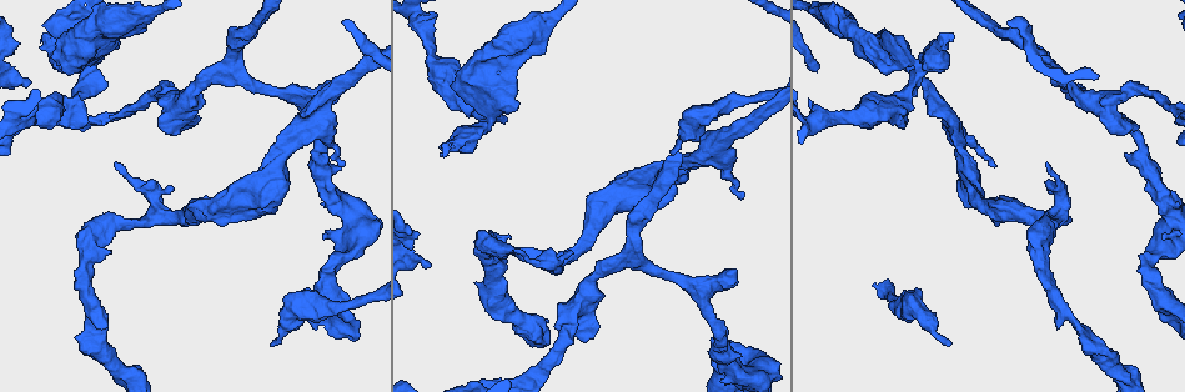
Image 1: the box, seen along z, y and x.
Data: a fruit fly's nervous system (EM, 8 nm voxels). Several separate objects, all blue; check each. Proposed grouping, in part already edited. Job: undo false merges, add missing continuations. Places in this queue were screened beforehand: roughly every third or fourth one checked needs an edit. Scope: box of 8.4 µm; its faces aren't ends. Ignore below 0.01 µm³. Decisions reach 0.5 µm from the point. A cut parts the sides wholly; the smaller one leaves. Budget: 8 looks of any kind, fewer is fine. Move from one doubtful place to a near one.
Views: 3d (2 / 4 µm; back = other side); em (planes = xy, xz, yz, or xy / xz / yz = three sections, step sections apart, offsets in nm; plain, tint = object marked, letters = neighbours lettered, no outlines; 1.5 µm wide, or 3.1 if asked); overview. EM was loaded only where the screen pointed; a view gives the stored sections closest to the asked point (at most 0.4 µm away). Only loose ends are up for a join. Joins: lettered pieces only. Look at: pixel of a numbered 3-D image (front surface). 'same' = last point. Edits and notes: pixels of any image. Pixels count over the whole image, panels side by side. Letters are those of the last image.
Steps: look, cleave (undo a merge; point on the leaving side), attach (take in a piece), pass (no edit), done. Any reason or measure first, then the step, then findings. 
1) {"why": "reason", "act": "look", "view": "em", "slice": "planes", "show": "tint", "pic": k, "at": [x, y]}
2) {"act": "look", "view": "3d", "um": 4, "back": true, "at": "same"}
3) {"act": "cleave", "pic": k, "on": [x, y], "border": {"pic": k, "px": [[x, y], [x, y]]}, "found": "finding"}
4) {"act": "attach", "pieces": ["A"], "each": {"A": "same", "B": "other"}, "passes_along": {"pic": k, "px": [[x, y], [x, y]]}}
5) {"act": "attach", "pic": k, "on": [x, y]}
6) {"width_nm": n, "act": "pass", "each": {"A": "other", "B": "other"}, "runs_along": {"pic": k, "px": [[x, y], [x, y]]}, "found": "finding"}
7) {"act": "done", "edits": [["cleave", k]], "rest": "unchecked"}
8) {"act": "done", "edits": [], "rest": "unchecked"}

{"why": "an open end", "act": "look", "view": "em", "slice": "planes", "show": "letters", "pic": 1, "at": [671, 153]}

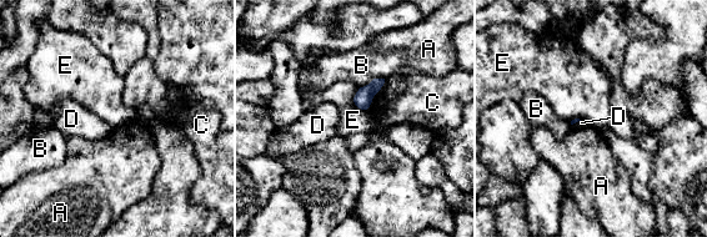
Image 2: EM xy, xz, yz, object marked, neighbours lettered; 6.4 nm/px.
{"longest_contact_nm": ["A", 240], "act": "pass", "each": {"A": "other", "B": "other", "C": "other", "D": "other", "E": "other"}, "border": {"pic": 2, "px": [[360, 87], [354, 102], [365, 110]]}, "found": "no lettered piece goes on from it"}

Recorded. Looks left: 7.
{"why": "tapers out", "act": "look", "view": "3d", "um": 4, "pic": 1, "at": [990, 165]}

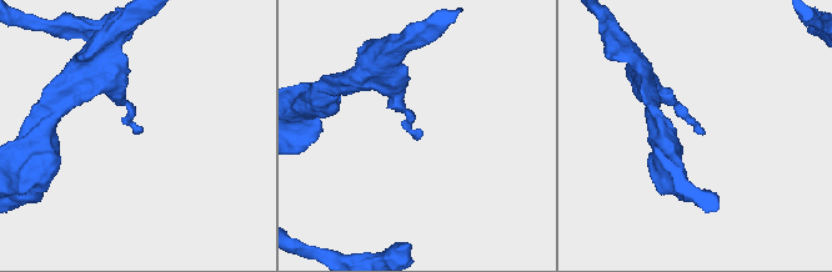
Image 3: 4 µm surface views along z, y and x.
{"why": "shape alone is not enough", "act": "look", "view": "em", "slice": "planes", "show": "plain", "pic": 3, "at": [141, 130]}

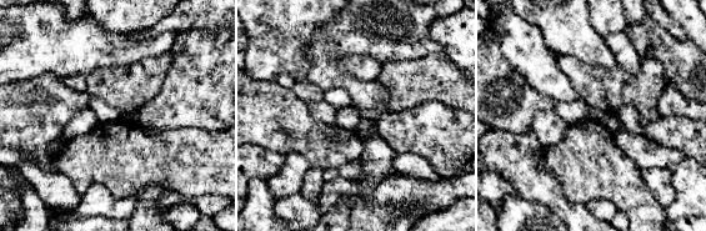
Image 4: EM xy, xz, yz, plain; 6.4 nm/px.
{"act": "look", "view": "em", "slice": "planes", "show": "letters", "at": "same"}

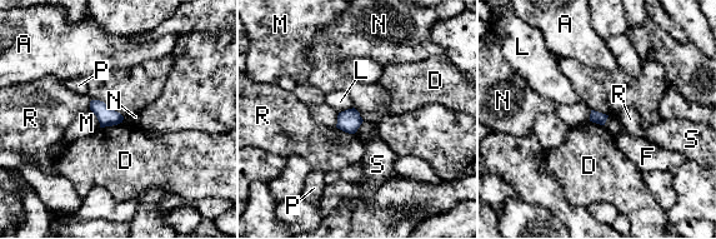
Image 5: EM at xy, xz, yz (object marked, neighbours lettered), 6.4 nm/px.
{"act": "pass", "each": {"A": "other", "D": "other", "F": "other", "L": "other", "M": "other", "N": "other", "P": "other", "R": "other", "S": "other"}, "border": {"pic": 5, "px": [[121, 122], [100, 128]]}, "found": "none of them fits"}

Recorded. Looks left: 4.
{"why": "an open end", "act": "look", "view": "3d", "um": 2, "pic": 1, "at": [442, 155]}

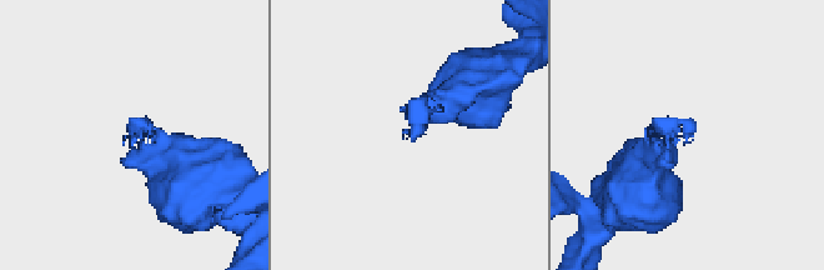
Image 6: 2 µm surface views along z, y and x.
{"why": "need the tissue", "act": "look", "view": "em", "slice": "xz", "step": 4, "show": "letters", "pic": 6, "at": [133, 127]}

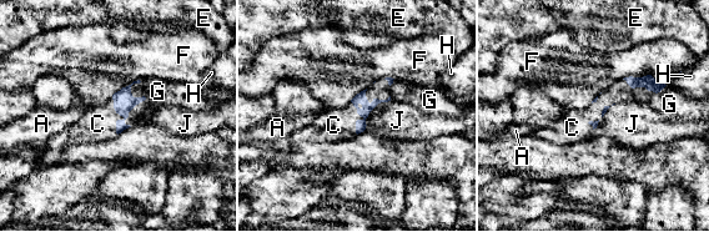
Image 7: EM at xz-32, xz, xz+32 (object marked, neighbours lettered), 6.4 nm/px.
{"act": "attach", "pieces": ["C"], "each": {"A": "other", "C": "same", "E": "other", "F": "other", "G": "other", "H": "other", "J": "other"}, "passes_along": {"pic": 7, "px": [[367, 107], [360, 120], [333, 125]]}, "found": "it goes on there"}

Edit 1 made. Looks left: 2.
{"act": "done", "edits": [["attach", 7]], "rest": "unchecked"}

